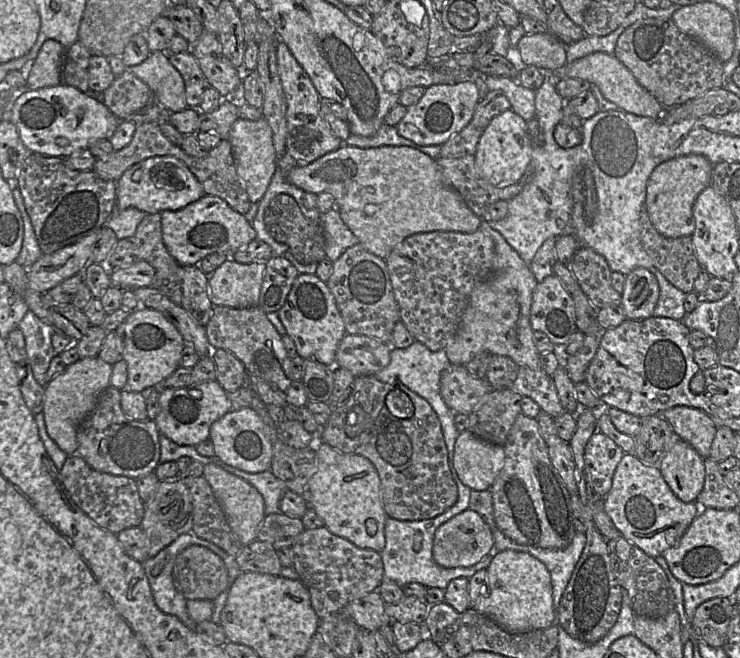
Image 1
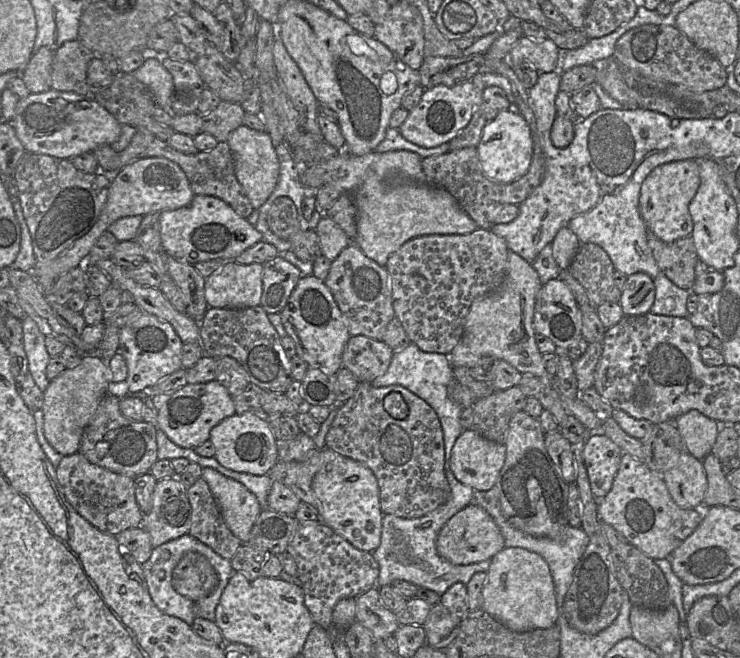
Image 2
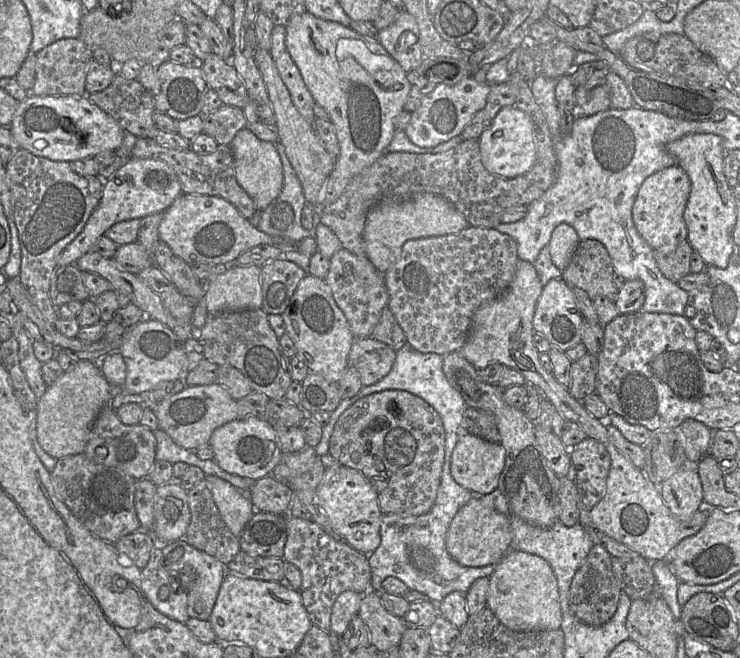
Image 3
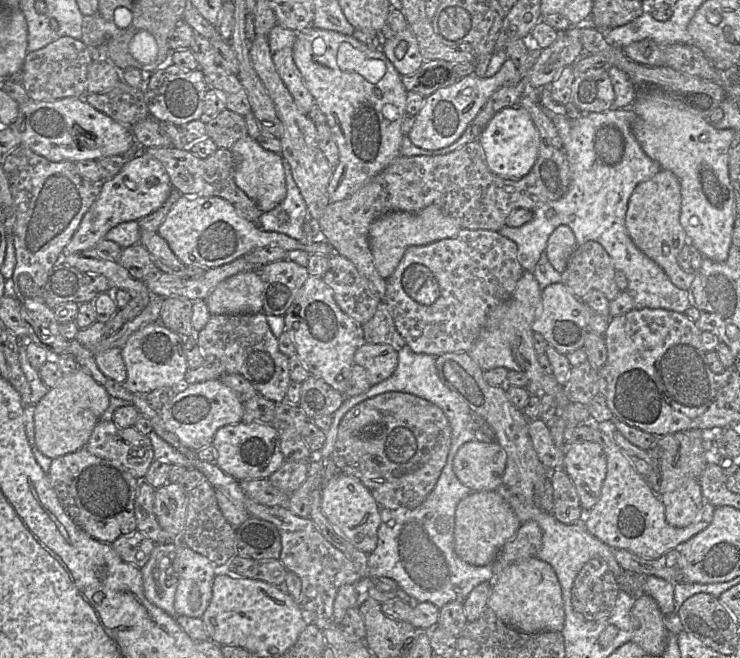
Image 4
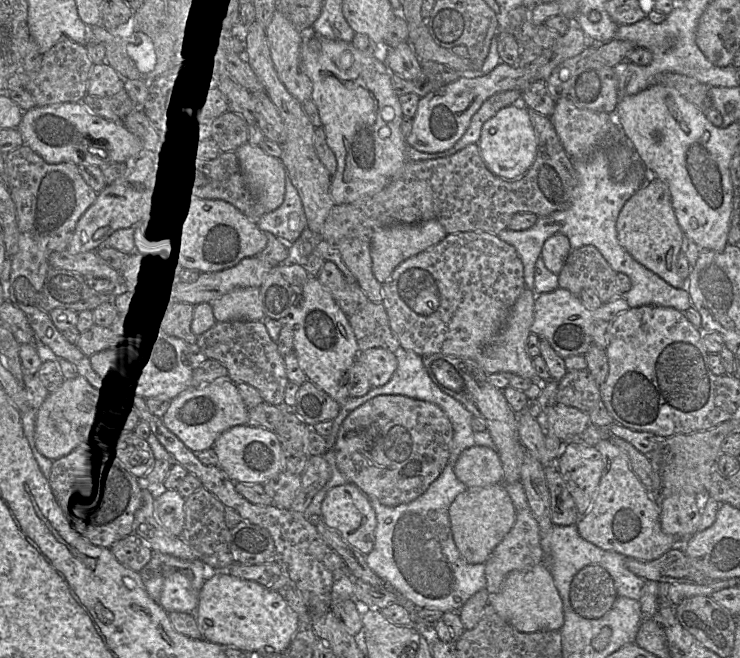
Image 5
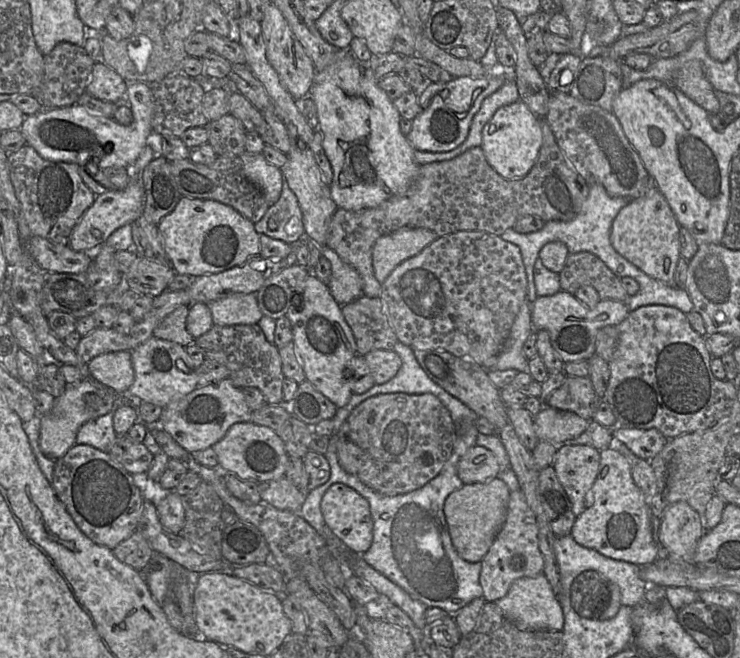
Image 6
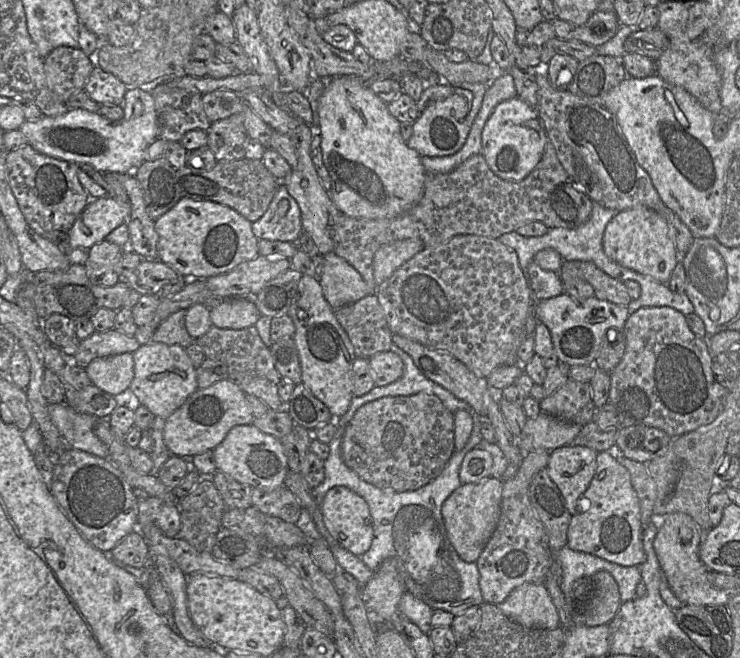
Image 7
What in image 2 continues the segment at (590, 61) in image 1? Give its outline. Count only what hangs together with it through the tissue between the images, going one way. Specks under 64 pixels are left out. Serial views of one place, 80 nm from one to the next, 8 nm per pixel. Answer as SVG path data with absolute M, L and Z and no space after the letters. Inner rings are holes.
M614 57L597 60L591 65L597 71L596 82L602 86L607 94L620 102L624 109L639 108L636 94L625 83L621 66Z

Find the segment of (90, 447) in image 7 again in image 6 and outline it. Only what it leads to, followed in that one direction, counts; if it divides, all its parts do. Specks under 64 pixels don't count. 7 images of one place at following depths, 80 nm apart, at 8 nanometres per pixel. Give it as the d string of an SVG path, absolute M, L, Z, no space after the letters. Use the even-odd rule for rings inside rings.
M115 394L115 402L107 414L84 423L76 437L76 444L86 444L101 451L108 452L114 445L117 434L113 427L113 416L122 405L131 405L131 398L126 394Z

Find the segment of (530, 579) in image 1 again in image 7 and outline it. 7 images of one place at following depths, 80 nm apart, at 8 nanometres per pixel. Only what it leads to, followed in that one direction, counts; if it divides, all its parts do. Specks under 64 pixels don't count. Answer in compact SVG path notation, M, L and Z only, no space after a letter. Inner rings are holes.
M525 583L499 605L510 620L530 629L556 629L560 618L544 583Z

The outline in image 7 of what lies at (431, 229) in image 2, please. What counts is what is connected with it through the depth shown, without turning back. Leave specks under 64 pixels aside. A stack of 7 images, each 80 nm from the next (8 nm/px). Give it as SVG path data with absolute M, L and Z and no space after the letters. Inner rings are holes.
M419 238L397 240L381 246L373 259L374 279L377 285L424 248Z

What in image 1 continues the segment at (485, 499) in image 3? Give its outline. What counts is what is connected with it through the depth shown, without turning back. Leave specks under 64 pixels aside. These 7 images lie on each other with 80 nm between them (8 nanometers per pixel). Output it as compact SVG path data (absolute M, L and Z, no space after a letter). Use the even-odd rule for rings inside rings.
M467 509L437 528L432 547L433 560L444 568L470 567L494 551L494 538L489 526L474 510Z

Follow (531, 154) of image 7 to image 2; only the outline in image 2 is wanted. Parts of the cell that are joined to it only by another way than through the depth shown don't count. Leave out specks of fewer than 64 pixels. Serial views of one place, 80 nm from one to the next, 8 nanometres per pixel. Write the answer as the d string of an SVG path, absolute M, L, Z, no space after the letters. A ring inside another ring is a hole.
M507 109L484 126L476 149L483 173L495 182L509 183L527 172L533 157L533 146L532 132L524 117L515 109Z

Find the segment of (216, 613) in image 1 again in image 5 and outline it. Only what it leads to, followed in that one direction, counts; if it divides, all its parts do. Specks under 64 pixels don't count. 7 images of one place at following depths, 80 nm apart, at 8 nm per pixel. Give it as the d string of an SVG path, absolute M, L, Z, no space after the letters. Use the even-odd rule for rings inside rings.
M153 551L150 561L142 568L141 571L139 571L139 573L148 595L159 605L161 605L167 612L185 612L194 614L198 606L201 588L206 579L209 577L211 571L216 570L209 568L199 559L183 560L170 554L163 554Z

